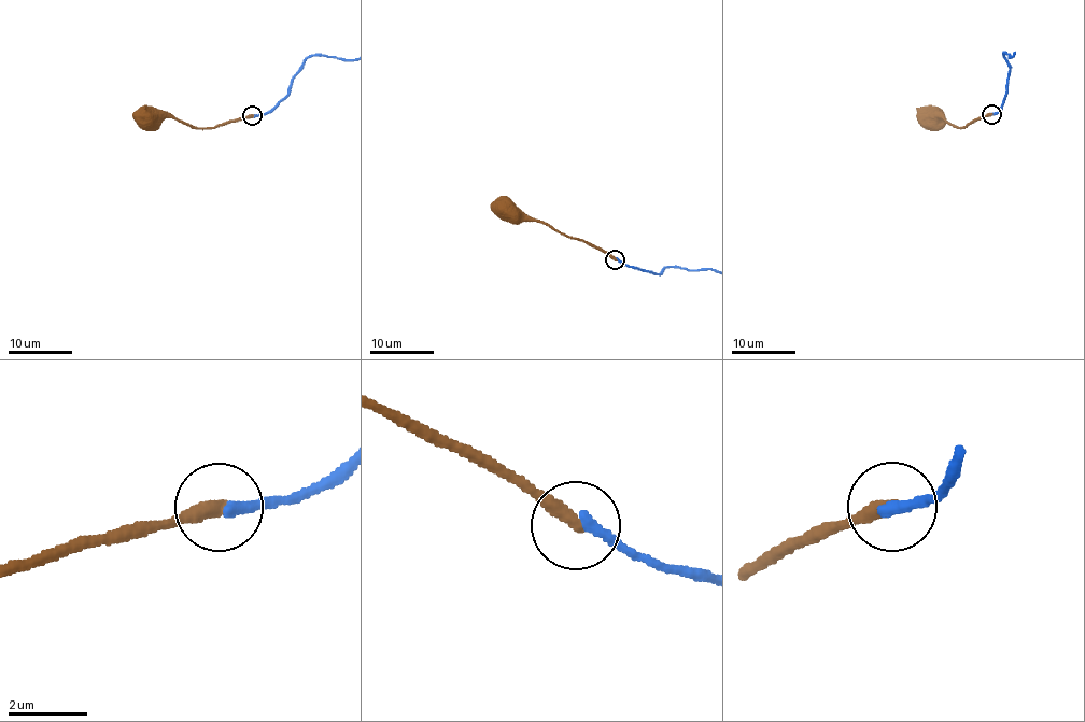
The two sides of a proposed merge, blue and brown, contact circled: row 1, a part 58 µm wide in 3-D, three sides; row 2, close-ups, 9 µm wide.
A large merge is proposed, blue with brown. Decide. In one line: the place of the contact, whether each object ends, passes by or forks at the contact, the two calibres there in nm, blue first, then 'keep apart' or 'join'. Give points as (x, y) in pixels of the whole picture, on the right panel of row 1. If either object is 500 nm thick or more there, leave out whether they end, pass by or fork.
(991, 114) | blue ends | brown ends | 300/400 nm | join

